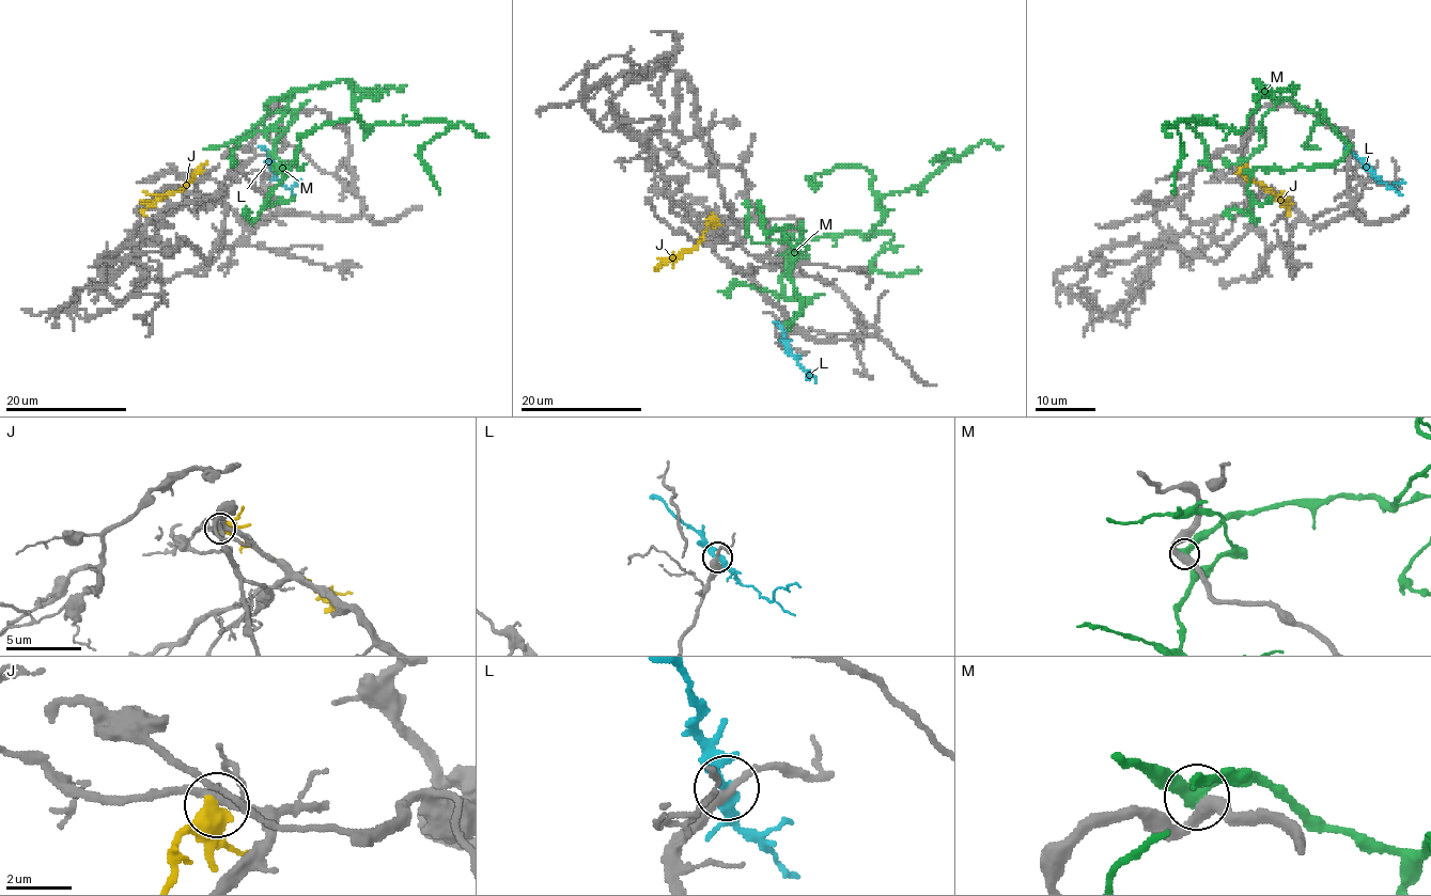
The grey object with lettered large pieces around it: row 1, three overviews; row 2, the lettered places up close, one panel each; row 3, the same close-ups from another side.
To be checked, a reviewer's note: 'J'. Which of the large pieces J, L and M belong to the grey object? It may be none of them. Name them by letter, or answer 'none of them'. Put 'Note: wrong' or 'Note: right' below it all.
L
Note: wrong

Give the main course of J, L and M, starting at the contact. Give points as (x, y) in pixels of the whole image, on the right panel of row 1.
J: (1238, 171), (1272, 192), (1289, 210), (1287, 216)
L: (1370, 171), (1388, 187), (1399, 182), (1403, 183)
M: (1278, 103), (1256, 80), (1259, 107), (1239, 131), (1179, 121), (1181, 160), (1173, 175), (1176, 193)

